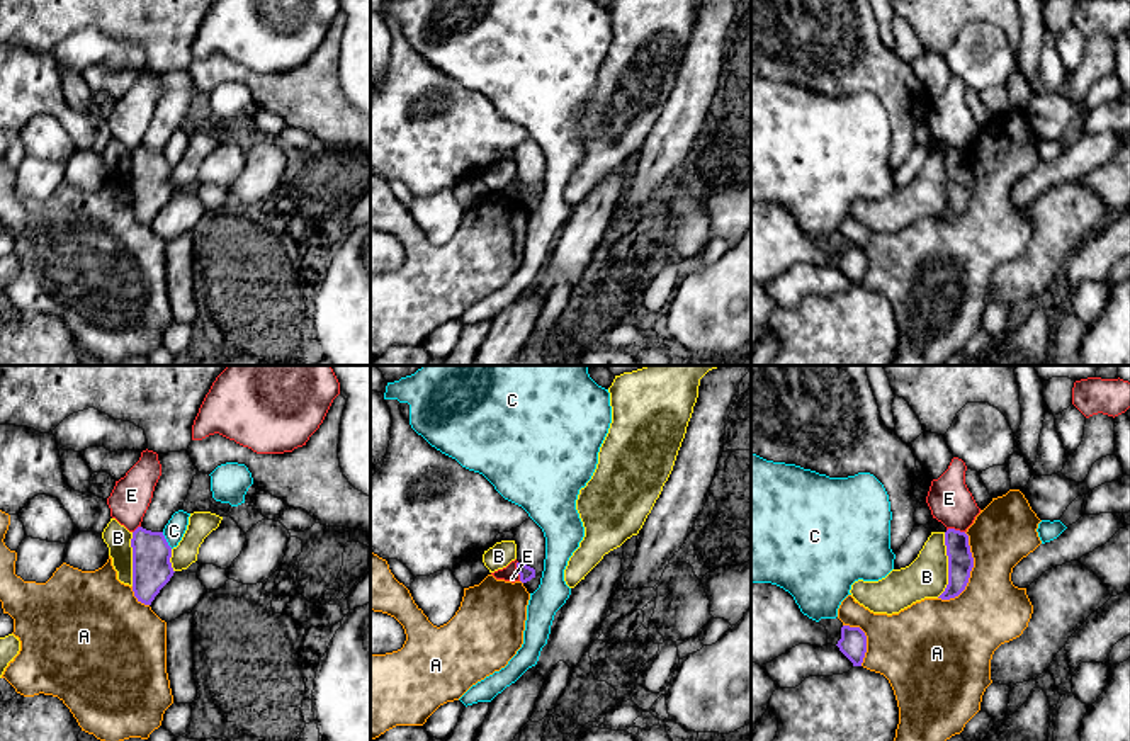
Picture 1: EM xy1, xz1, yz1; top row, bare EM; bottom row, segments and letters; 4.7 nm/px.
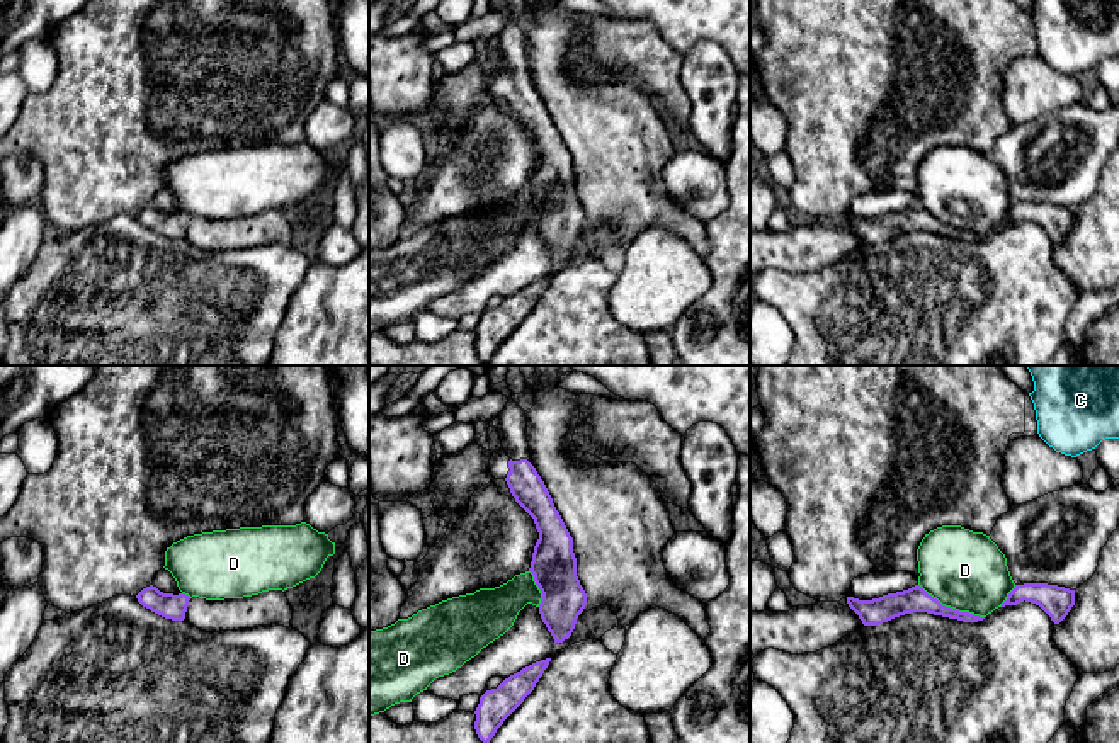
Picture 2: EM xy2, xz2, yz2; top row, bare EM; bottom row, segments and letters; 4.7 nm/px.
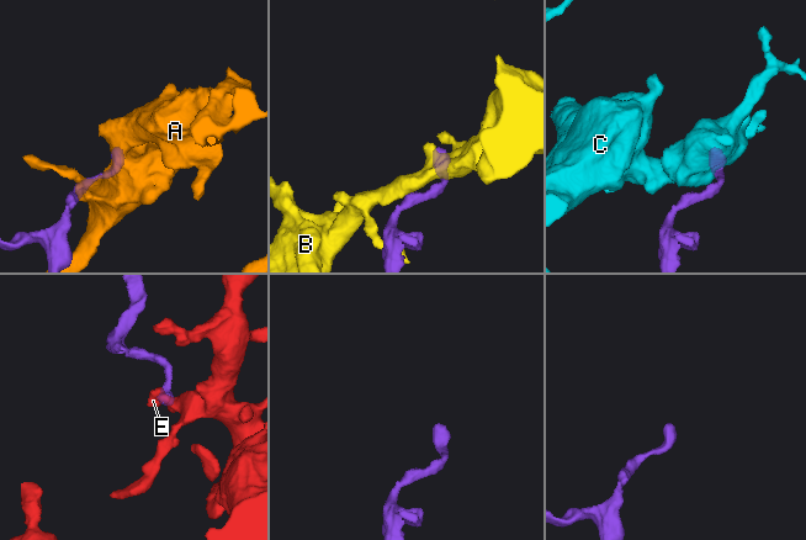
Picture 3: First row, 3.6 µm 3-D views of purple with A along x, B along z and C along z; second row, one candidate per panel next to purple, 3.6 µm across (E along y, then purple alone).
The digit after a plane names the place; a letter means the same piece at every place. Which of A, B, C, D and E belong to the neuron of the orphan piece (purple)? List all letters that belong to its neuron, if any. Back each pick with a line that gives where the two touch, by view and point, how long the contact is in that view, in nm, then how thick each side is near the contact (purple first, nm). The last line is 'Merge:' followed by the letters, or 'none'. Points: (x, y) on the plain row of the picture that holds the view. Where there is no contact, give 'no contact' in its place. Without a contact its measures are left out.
Merge: none

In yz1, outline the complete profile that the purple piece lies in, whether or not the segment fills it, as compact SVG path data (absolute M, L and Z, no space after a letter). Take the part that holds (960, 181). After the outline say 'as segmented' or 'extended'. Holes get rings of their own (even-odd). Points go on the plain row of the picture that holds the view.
M948 148L945 151L945 165L948 175L948 204L938 218L950 219L965 209L974 187L974 177L965 151Z; as segmented

